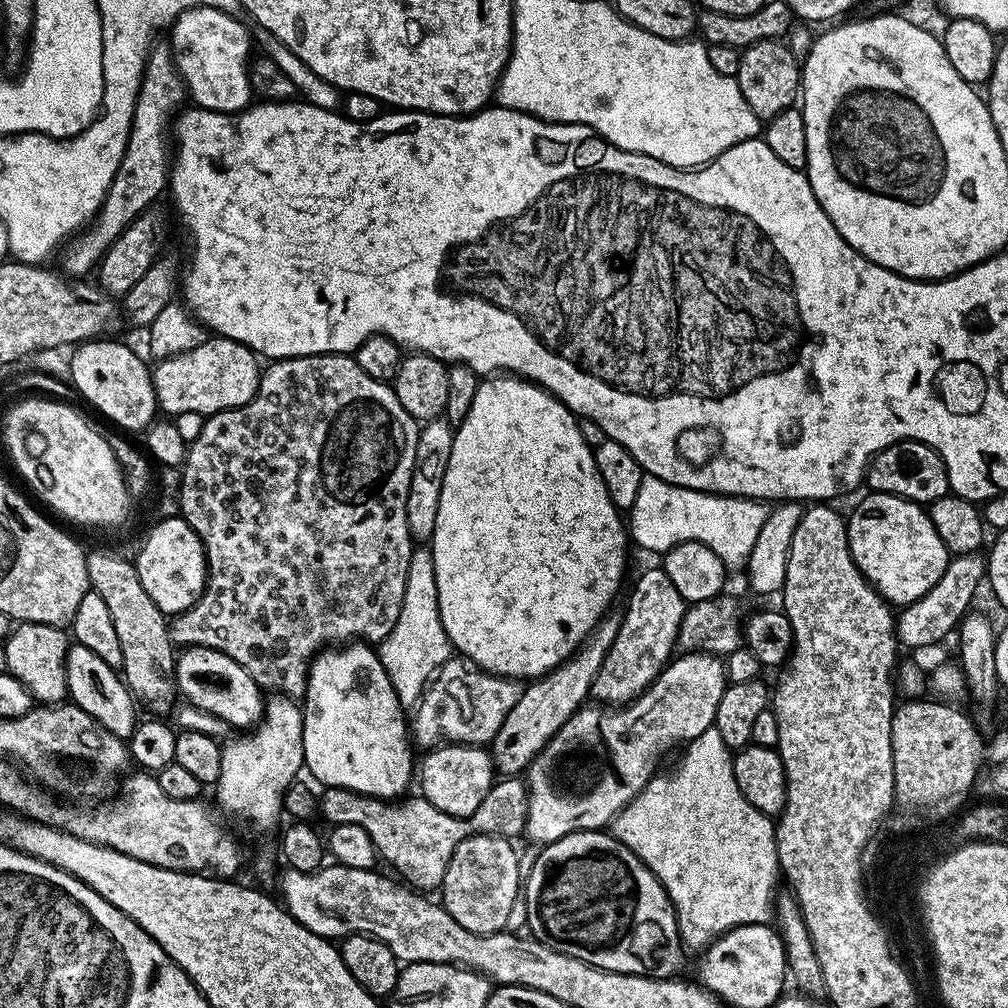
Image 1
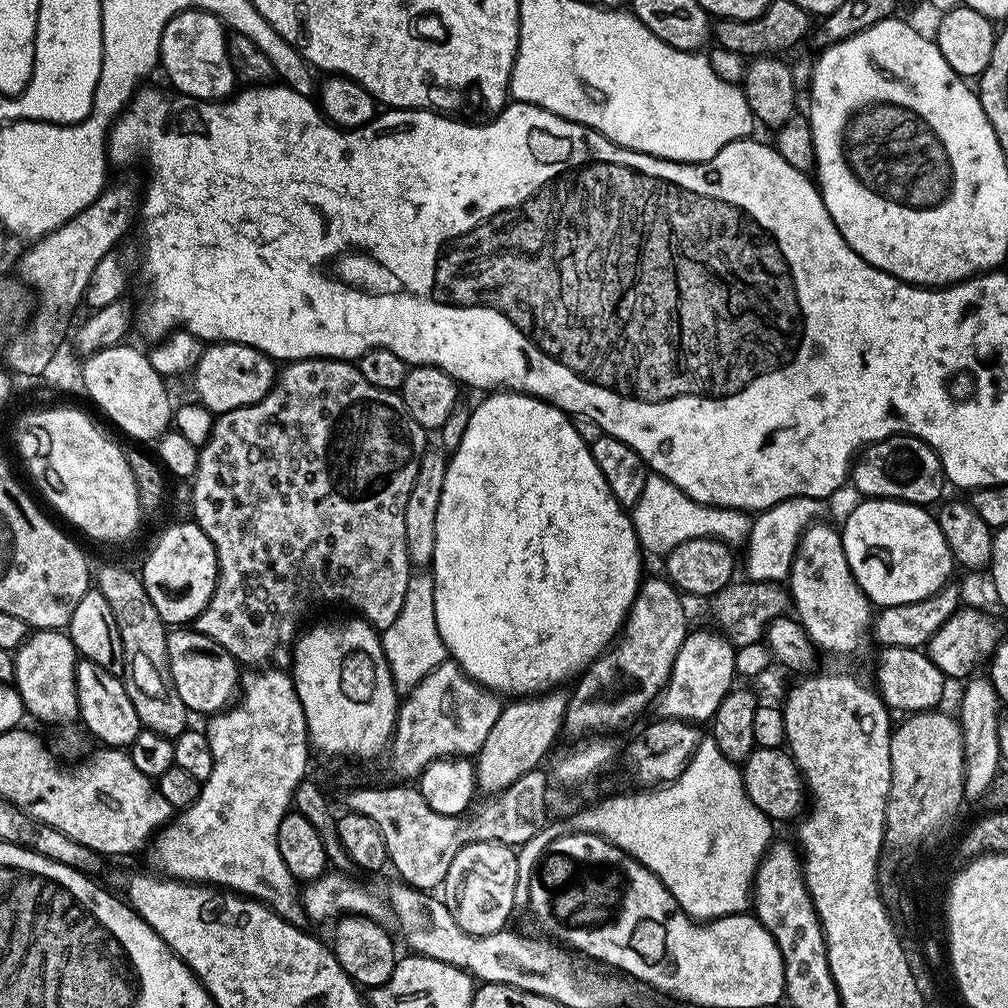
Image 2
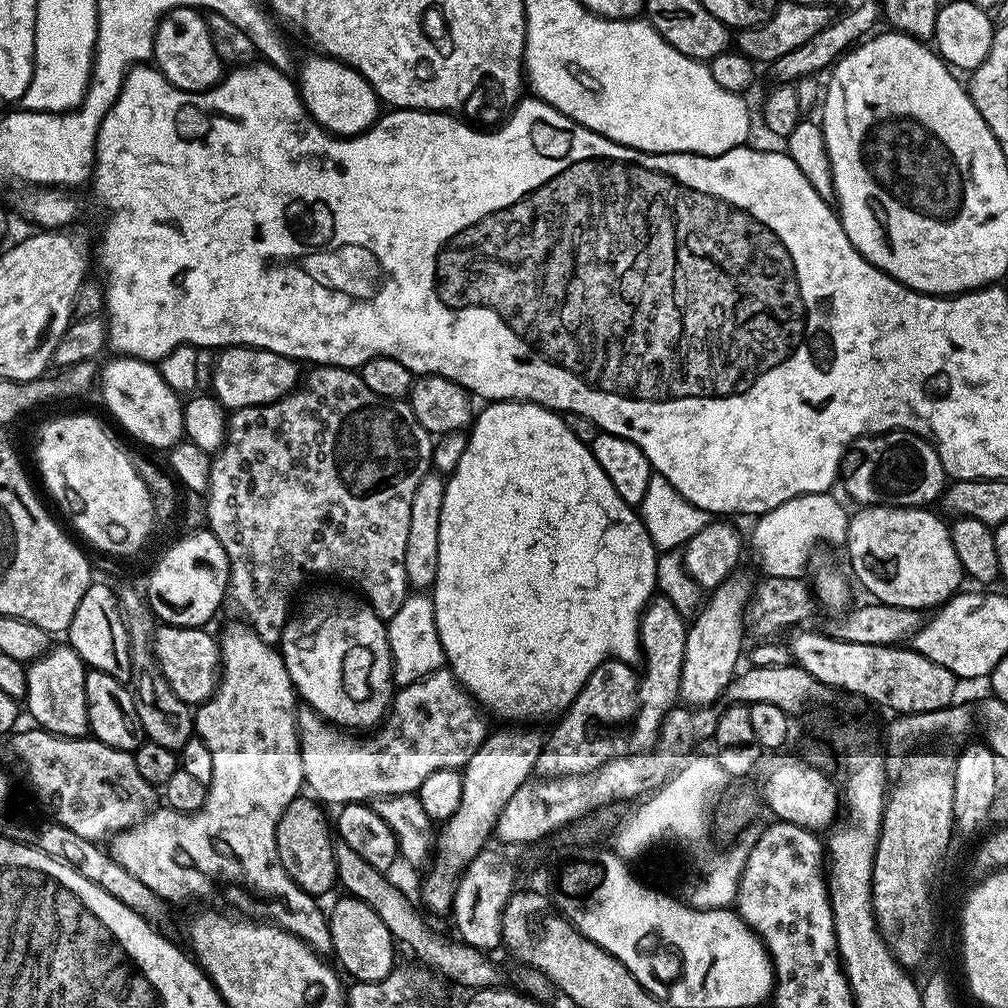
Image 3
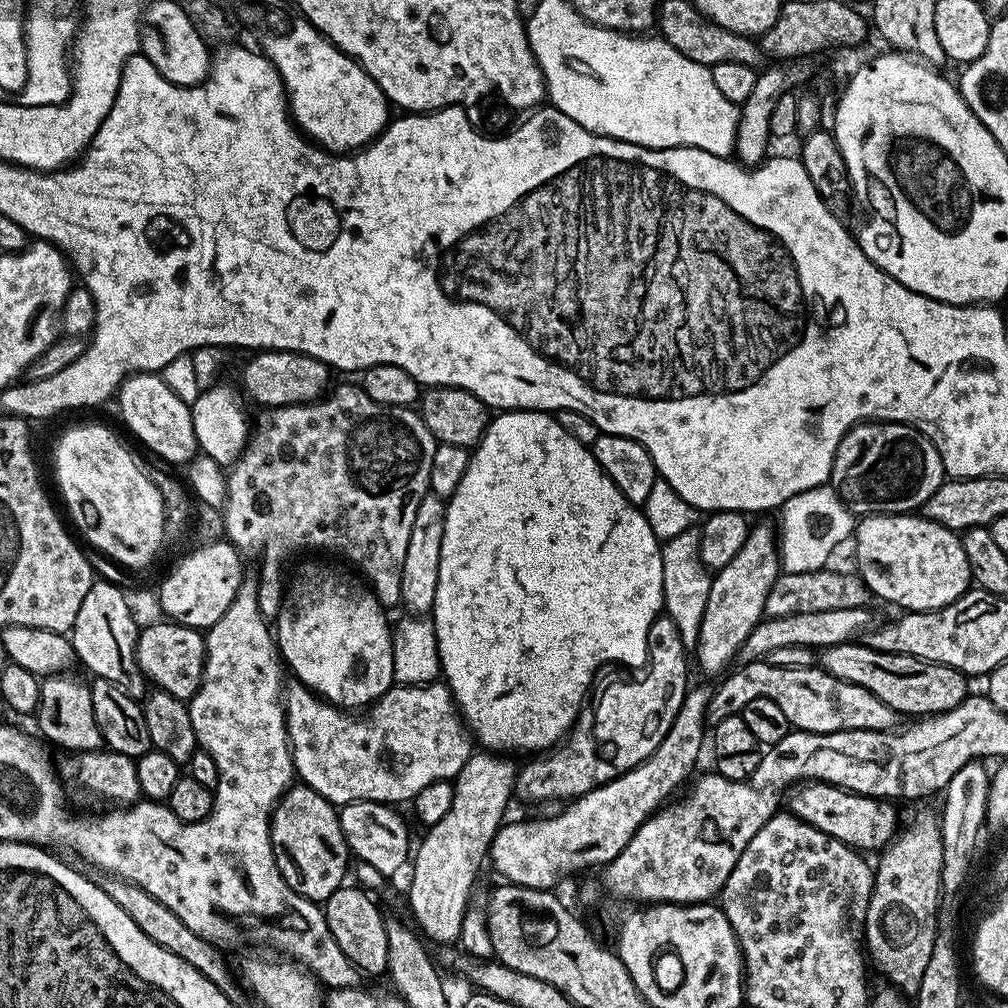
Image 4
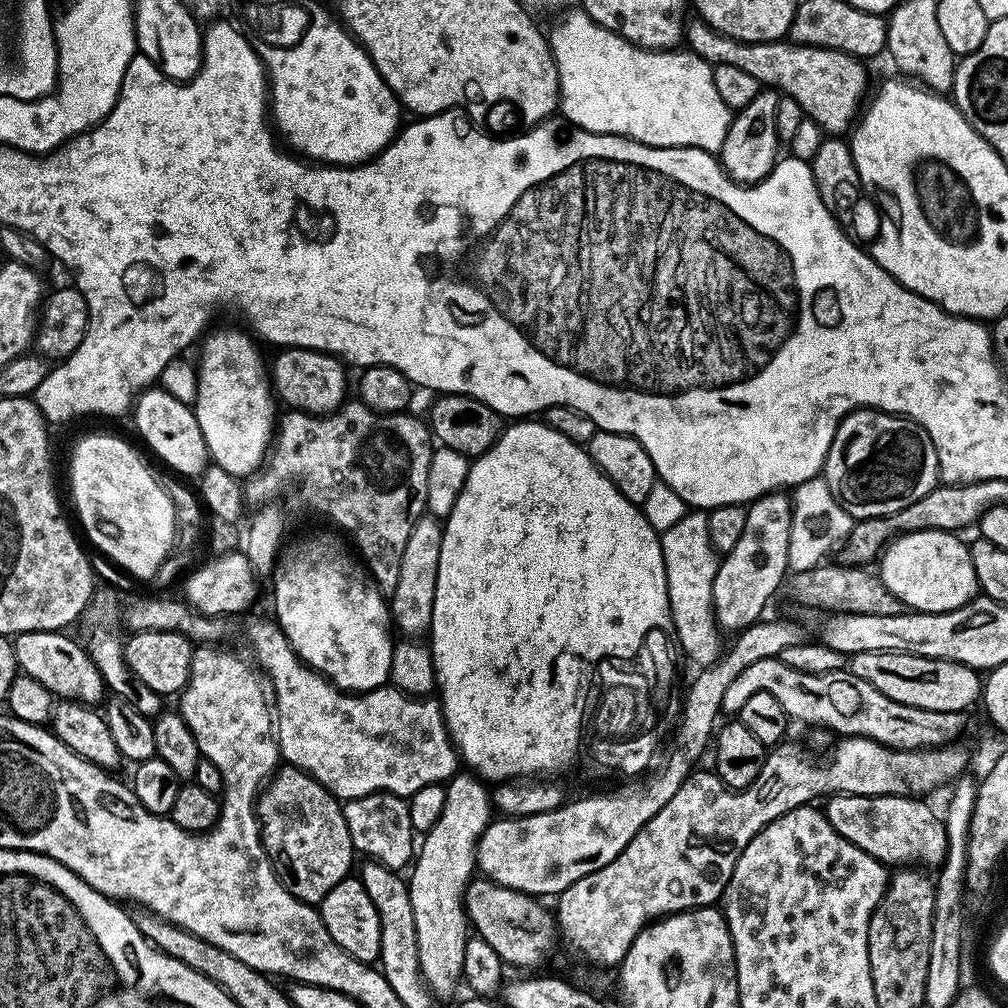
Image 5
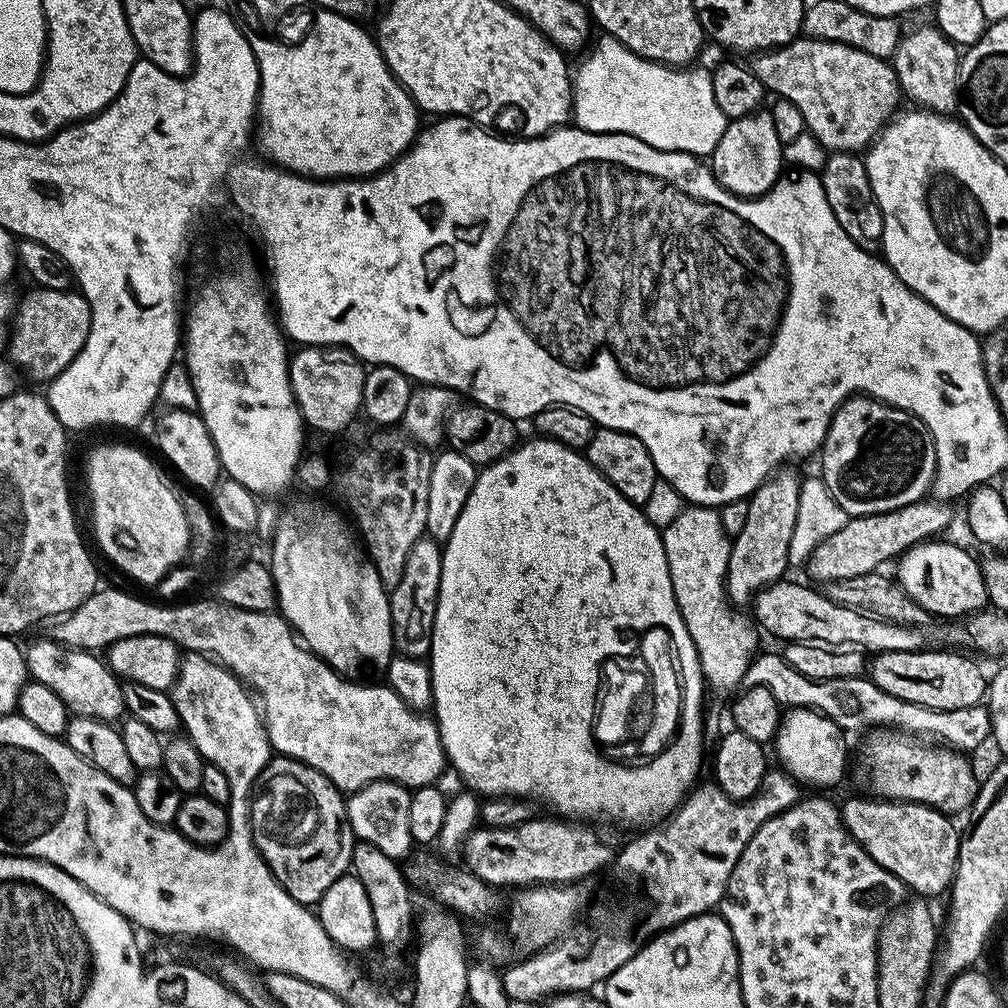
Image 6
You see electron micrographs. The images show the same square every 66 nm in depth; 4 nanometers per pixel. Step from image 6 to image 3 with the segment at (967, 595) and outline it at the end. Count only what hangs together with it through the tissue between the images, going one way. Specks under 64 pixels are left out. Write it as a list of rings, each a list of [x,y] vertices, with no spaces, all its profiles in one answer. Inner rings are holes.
[[[873,504],[853,511],[848,522],[848,560],[852,563],[851,575],[860,579],[860,584],[881,604],[914,608],[917,610],[935,609],[946,600],[951,600],[961,591],[966,577],[964,567],[954,554],[954,542],[947,523],[943,524],[927,507],[893,508],[886,504]]]

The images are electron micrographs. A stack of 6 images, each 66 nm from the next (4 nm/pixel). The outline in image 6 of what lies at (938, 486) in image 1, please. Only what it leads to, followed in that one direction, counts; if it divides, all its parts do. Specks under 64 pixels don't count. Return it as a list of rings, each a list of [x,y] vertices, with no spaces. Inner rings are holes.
[[[863,394],[851,396],[832,415],[819,456],[819,475],[849,518],[910,506],[929,495],[936,478],[936,451],[928,427],[914,414]]]

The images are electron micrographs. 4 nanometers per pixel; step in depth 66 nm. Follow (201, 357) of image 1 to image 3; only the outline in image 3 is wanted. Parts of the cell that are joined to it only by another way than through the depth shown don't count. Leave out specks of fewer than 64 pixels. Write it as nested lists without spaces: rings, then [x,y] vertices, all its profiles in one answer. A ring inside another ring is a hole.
[[[233,346],[219,353],[212,368],[211,395],[219,400],[225,409],[249,408],[280,400],[293,391],[302,378],[299,363],[289,356],[274,354],[265,348]]]

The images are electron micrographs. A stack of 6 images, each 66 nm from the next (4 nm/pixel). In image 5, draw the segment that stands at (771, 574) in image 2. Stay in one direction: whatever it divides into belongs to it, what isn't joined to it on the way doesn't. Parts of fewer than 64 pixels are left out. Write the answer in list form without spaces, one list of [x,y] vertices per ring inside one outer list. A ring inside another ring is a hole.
[[[822,478],[801,480],[790,496],[792,502],[792,521],[790,522],[790,554],[788,566],[792,572],[801,572],[816,568],[825,563],[828,551],[832,547],[843,545],[852,533],[851,514],[842,510],[842,506],[830,494],[830,486]]]

